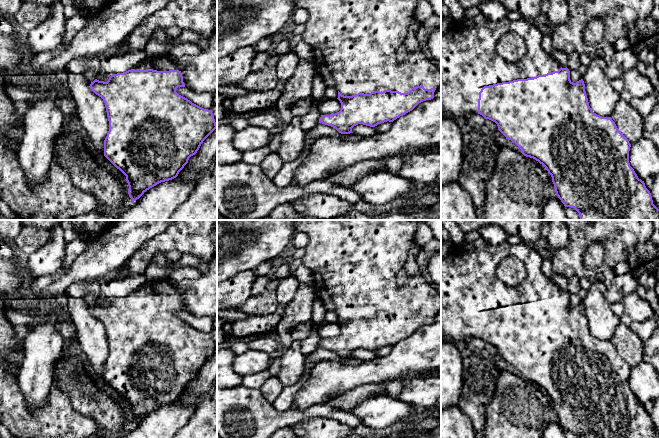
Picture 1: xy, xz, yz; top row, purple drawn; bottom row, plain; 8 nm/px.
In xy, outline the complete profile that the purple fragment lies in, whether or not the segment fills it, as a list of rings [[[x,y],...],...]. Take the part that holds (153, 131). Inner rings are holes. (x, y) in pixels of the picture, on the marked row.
[[[169,55],[147,58],[131,70],[111,75],[107,82],[95,79],[90,84],[92,91],[103,99],[109,121],[104,156],[126,176],[132,202],[157,184],[176,178],[189,158],[217,128],[212,111],[179,95],[176,92],[178,87],[185,87],[183,76]]]

